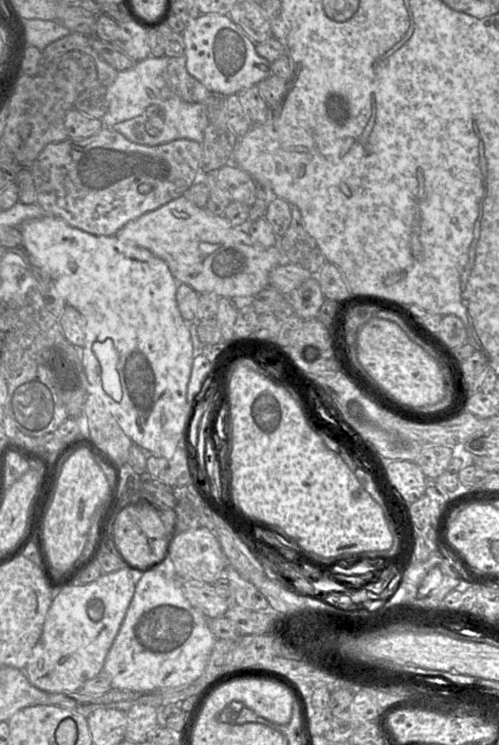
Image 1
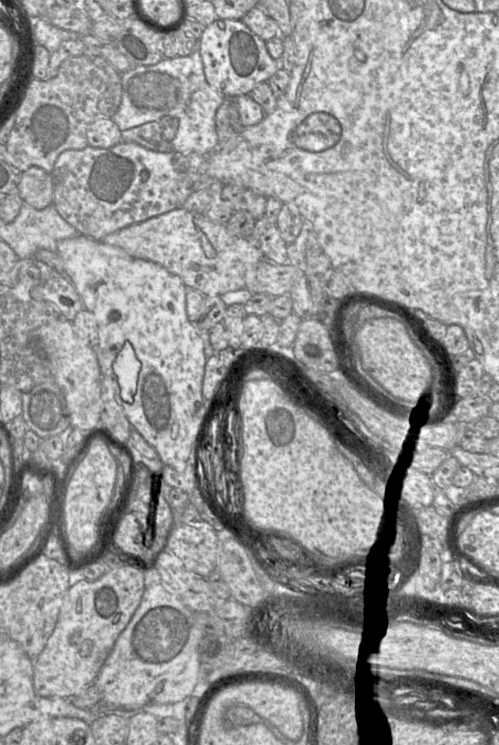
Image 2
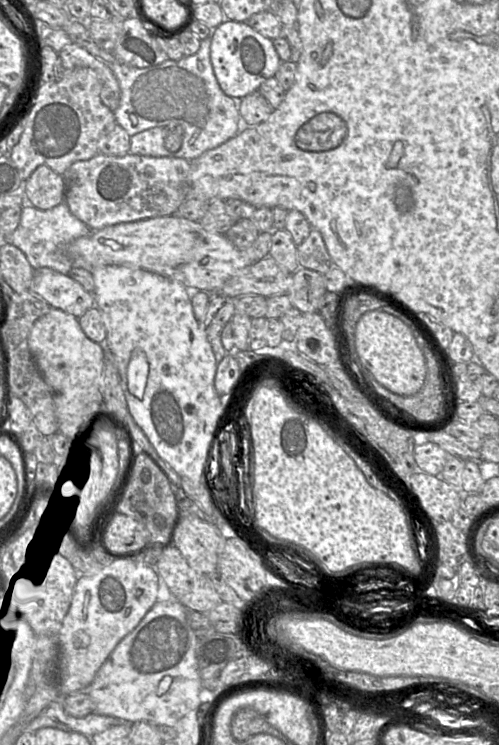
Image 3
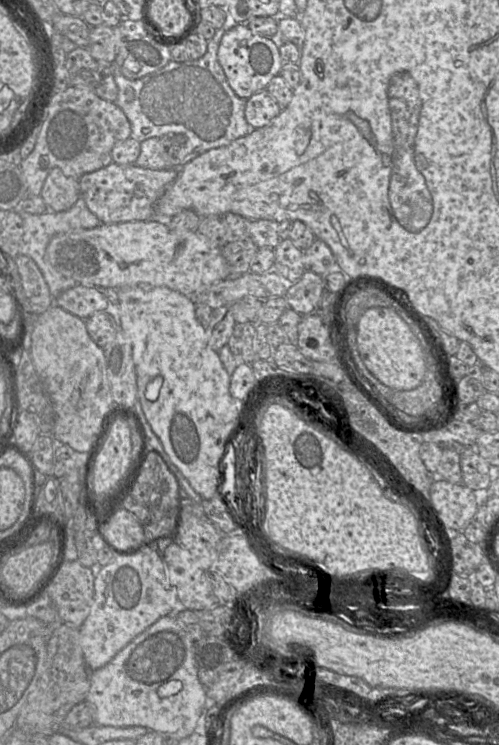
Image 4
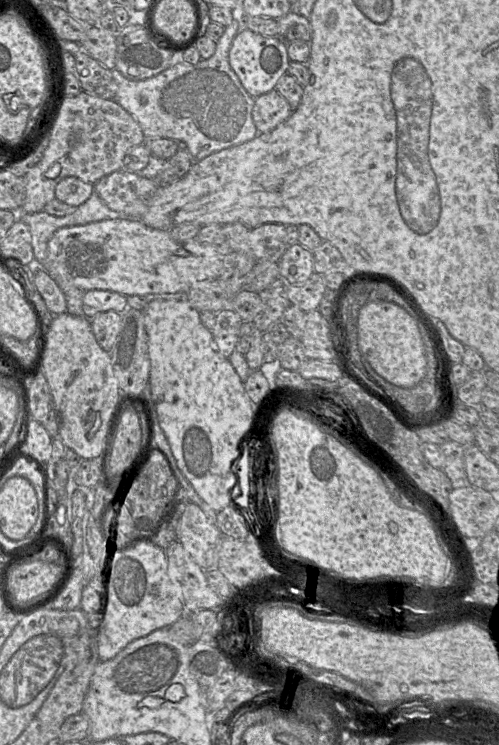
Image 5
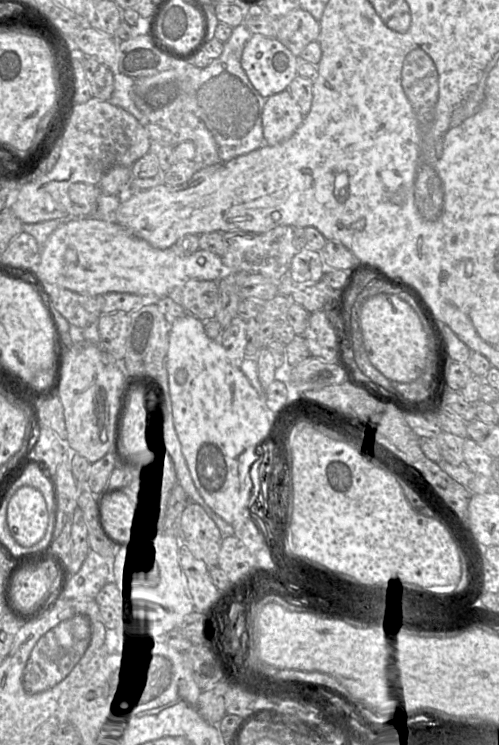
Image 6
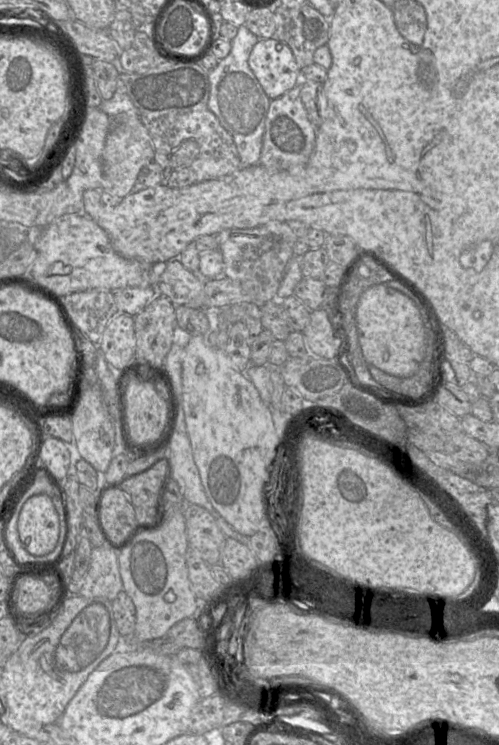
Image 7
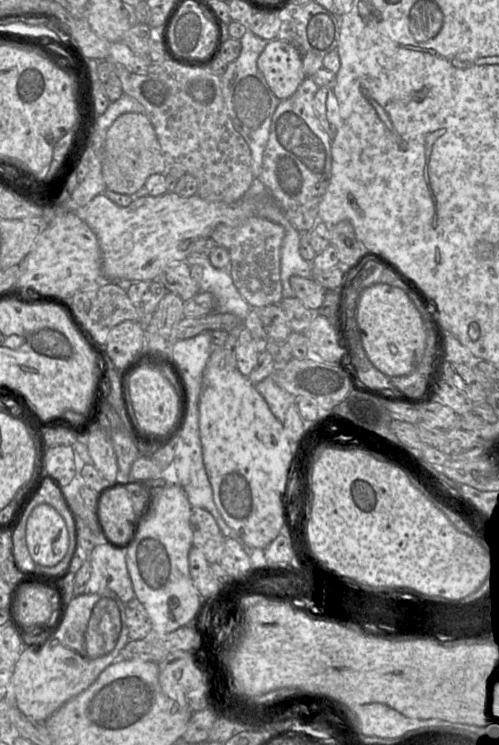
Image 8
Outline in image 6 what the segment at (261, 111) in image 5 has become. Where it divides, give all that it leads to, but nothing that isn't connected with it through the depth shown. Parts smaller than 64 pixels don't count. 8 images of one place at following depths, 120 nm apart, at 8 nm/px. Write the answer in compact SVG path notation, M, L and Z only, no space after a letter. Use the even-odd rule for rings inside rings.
M288 90L266 99L262 112L265 144L274 146L289 139L302 124L304 115Z

